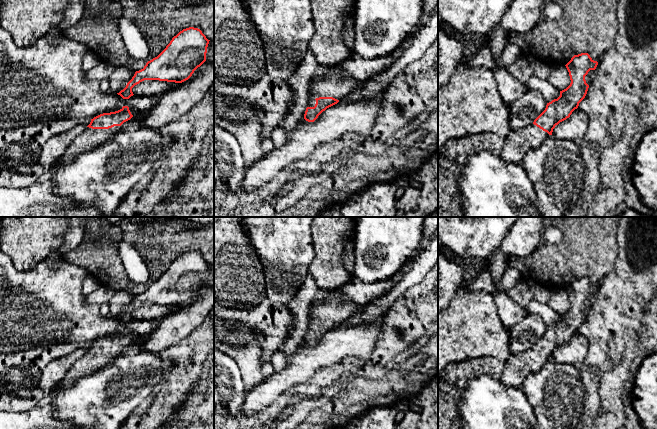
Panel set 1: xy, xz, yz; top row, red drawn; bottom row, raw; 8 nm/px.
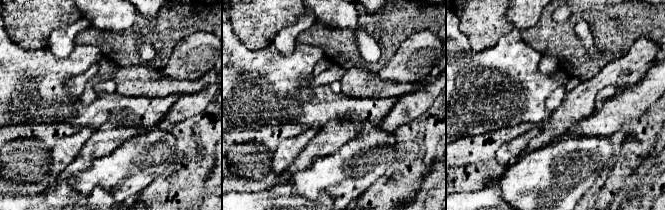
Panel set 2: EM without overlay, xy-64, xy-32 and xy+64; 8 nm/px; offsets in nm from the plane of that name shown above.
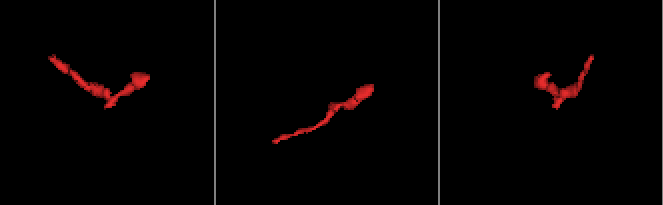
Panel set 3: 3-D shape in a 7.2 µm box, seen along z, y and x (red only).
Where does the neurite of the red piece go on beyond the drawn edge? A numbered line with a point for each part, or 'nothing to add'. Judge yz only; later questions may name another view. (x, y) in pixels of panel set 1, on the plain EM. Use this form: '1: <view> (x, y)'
1: yz (519, 365)

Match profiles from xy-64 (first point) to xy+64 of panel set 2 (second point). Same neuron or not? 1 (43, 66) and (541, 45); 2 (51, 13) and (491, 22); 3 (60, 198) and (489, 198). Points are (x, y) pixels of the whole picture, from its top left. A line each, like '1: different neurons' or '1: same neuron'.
1: different neurons
2: same neuron
3: same neuron

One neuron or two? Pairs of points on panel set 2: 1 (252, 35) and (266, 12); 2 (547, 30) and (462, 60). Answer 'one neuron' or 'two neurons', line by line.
1: one neuron
2: two neurons

